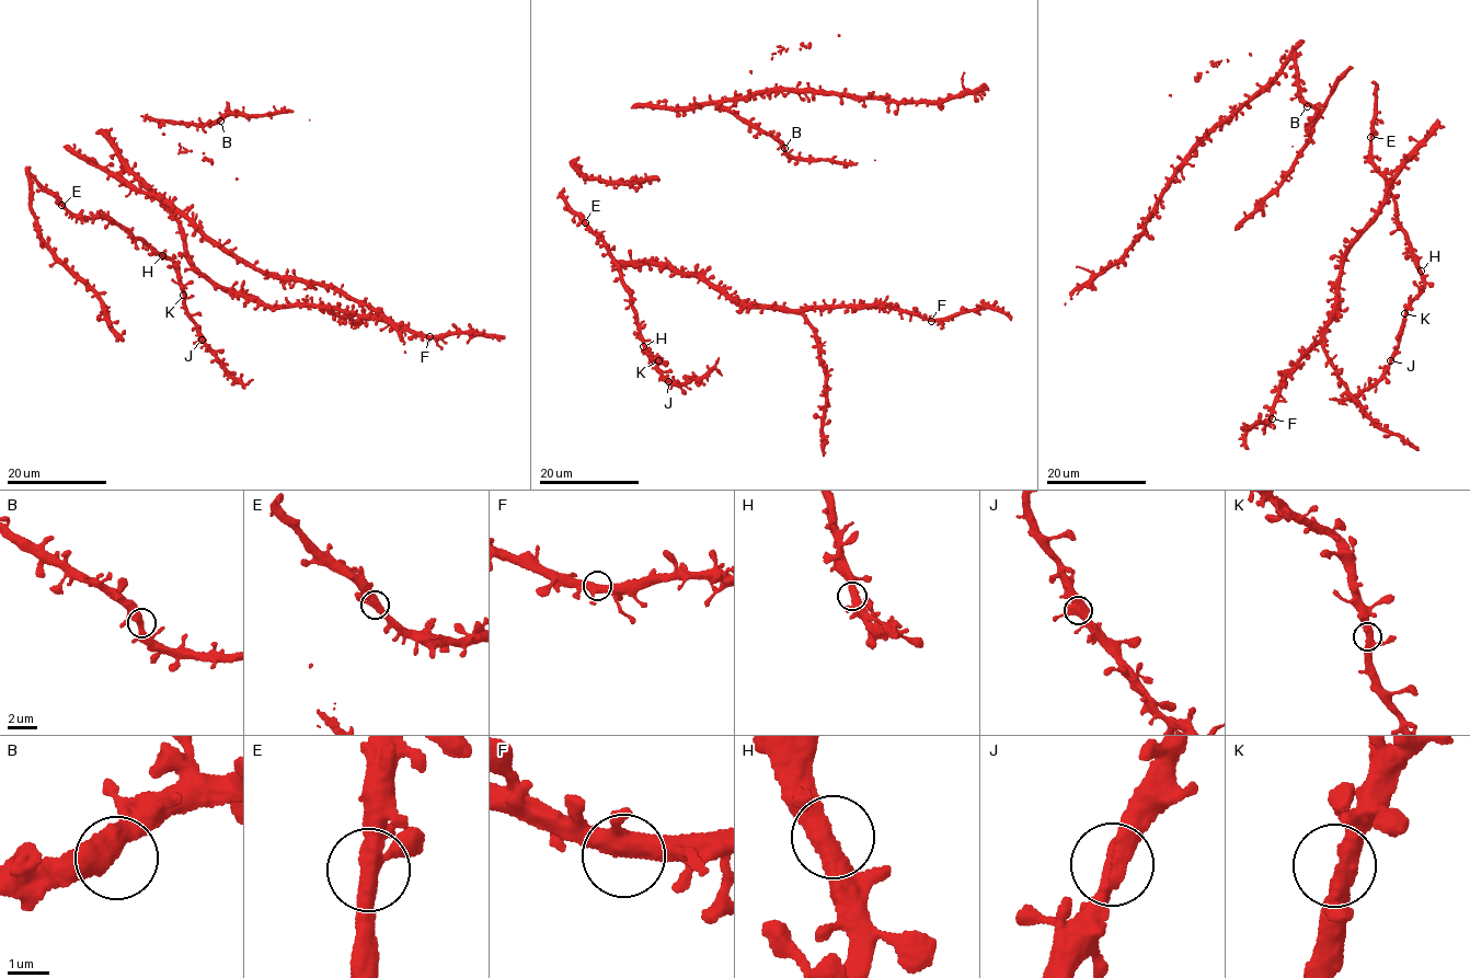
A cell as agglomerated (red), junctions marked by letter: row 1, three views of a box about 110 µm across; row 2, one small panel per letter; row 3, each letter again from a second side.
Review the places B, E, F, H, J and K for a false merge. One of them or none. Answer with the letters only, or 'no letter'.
no letter

